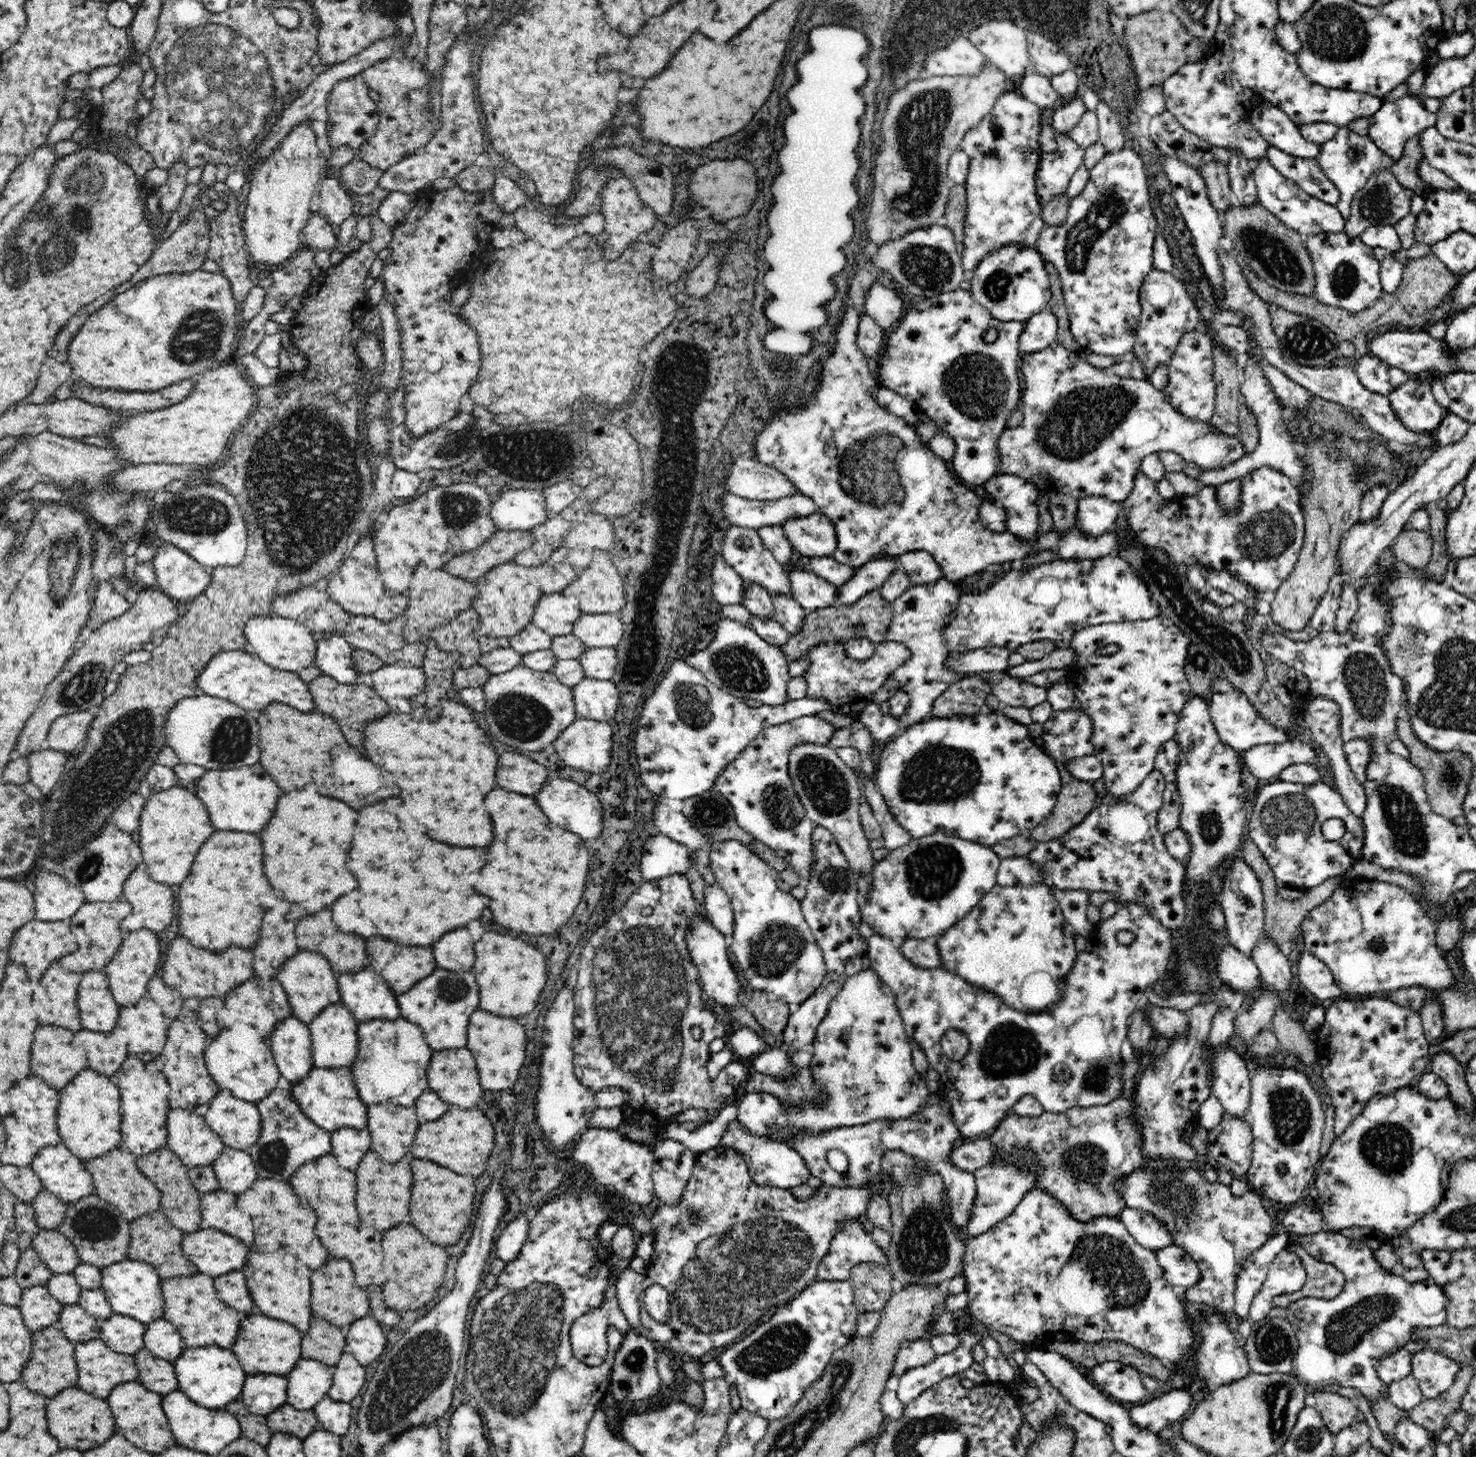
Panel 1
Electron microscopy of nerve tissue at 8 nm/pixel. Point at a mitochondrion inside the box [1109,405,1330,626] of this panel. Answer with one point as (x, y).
(1266, 534)

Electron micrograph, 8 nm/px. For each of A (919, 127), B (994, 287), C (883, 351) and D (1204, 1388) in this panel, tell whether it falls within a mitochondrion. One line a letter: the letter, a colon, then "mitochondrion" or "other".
A: mitochondrion
B: mitochondrion
C: other
D: other

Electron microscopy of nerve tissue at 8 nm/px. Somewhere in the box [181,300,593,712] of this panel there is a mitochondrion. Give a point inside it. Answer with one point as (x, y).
(303, 481)

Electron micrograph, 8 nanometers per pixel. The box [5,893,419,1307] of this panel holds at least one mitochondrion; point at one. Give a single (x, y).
(97, 1223)

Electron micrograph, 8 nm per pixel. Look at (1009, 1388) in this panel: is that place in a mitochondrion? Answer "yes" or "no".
no

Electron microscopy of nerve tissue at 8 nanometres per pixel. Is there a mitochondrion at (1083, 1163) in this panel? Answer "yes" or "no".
yes

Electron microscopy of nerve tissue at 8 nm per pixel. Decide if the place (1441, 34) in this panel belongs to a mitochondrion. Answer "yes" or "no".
no

